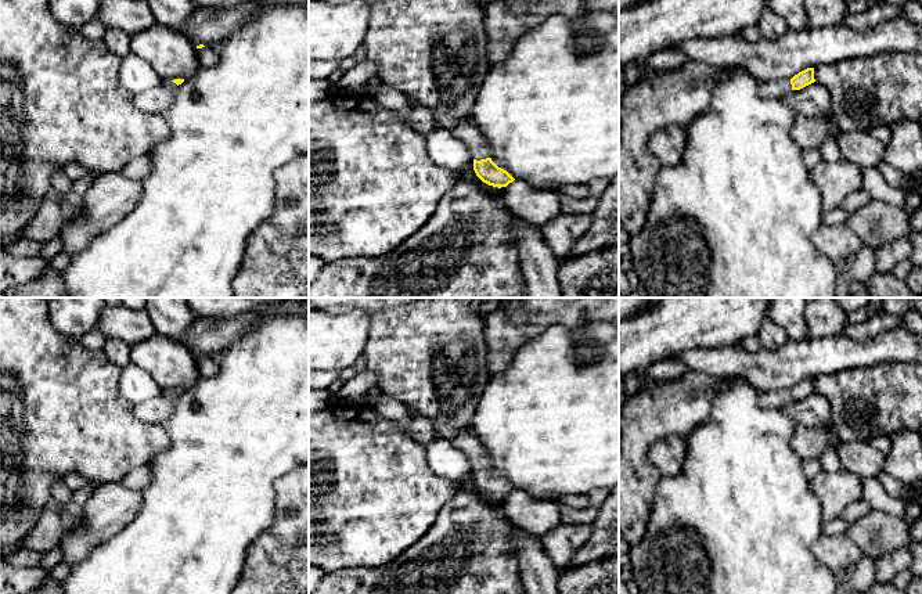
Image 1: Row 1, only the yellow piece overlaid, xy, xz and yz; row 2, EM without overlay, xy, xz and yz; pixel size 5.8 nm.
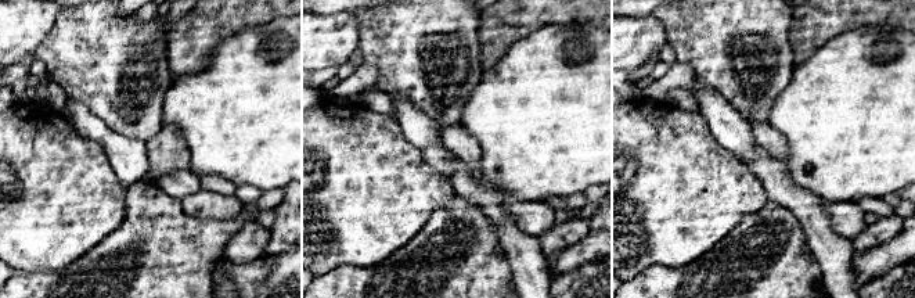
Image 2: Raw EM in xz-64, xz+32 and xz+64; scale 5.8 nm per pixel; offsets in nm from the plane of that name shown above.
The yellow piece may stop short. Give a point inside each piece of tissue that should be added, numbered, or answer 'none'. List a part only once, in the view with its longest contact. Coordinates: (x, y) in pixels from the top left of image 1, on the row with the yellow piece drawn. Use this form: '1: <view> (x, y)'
1: xz (468, 133)

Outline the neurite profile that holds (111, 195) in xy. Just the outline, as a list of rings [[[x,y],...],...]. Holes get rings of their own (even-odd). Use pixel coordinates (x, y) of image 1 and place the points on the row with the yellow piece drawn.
[[[119,172],[96,174],[82,208],[58,234],[62,252],[73,255],[86,248],[100,233],[118,224],[140,197],[141,180],[130,180]]]

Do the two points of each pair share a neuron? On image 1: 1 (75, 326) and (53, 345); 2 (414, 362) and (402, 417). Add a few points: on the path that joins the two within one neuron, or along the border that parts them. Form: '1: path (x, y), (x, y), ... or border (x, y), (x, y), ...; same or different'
1: border (47, 312), (50, 323), (61, 334), (79, 339); different
2: border (381, 392), (396, 398), (407, 406); different

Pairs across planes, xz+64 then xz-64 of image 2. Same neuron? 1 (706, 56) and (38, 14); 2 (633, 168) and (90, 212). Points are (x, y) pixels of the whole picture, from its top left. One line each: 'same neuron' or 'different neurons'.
1: different neurons
2: same neuron

